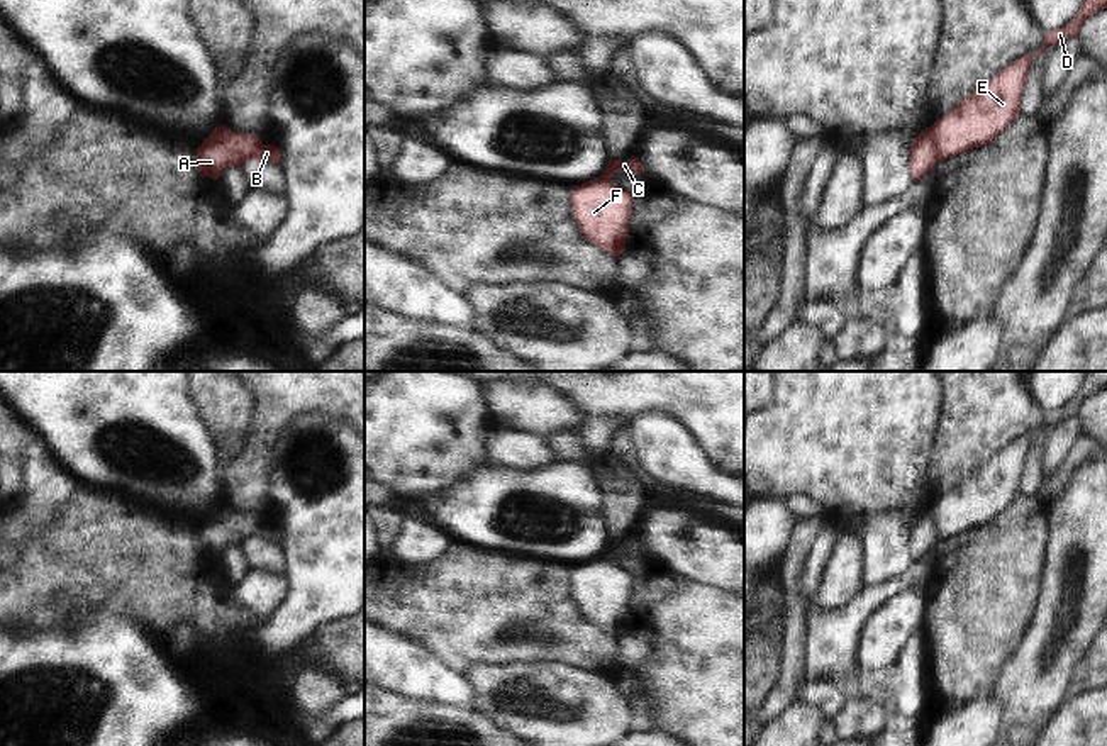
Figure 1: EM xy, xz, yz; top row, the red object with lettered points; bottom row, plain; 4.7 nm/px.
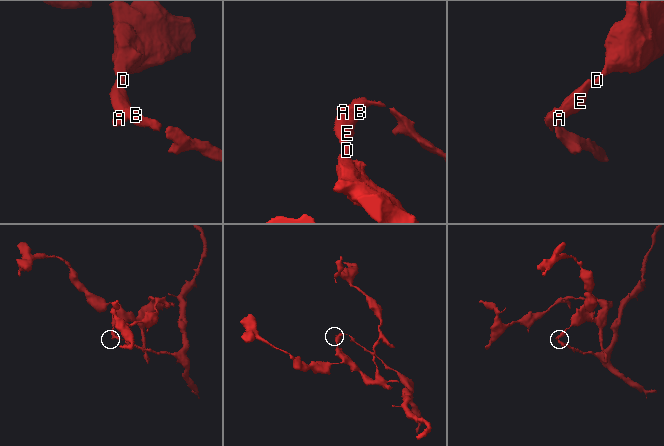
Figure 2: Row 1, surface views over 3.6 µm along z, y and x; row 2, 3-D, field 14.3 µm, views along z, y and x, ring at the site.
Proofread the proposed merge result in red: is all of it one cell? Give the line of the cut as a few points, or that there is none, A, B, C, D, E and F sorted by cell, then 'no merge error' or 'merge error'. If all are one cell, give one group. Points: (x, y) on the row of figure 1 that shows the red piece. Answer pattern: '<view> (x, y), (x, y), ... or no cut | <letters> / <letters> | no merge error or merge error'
yz (929, 128), (938, 160) | A B C / D E F | merge error

